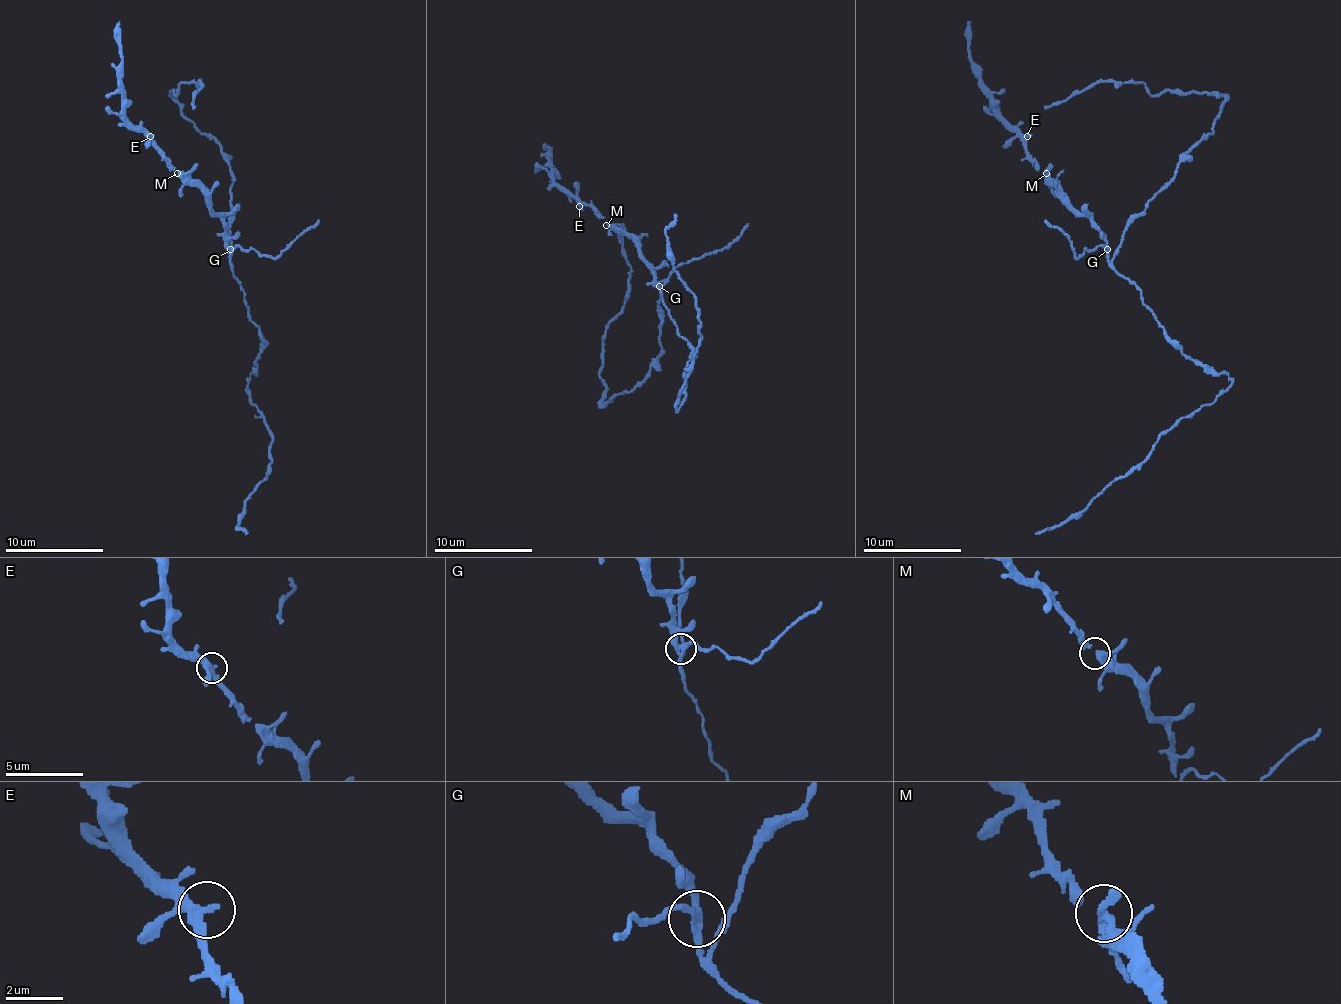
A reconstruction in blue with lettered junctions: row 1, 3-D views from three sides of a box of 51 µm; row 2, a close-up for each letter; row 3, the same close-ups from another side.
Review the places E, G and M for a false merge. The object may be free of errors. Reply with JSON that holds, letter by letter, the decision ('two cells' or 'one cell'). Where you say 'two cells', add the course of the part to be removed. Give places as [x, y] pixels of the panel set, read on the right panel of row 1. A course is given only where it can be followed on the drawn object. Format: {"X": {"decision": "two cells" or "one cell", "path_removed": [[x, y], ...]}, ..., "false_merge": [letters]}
{"E": {"decision": "one cell"}, "G": {"decision": "two cells", "path_removed": [[1108, 249], [1171, 342], [1230, 386], [1179, 418], [1076, 513], [1034, 533]]}, "M": {"decision": "one cell"}, "false_merge": ["G"]}

